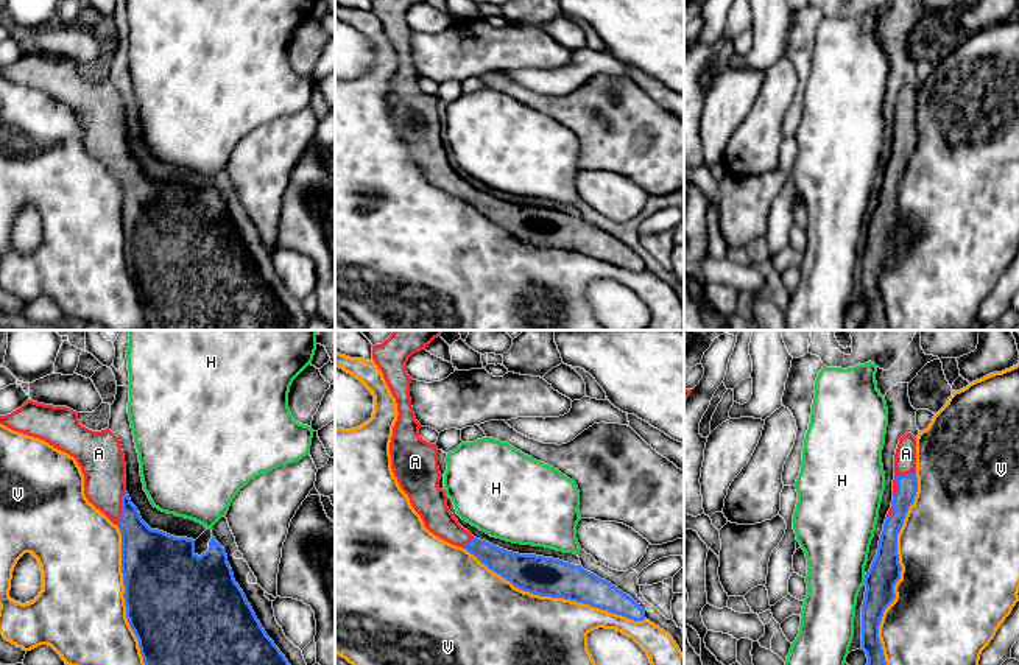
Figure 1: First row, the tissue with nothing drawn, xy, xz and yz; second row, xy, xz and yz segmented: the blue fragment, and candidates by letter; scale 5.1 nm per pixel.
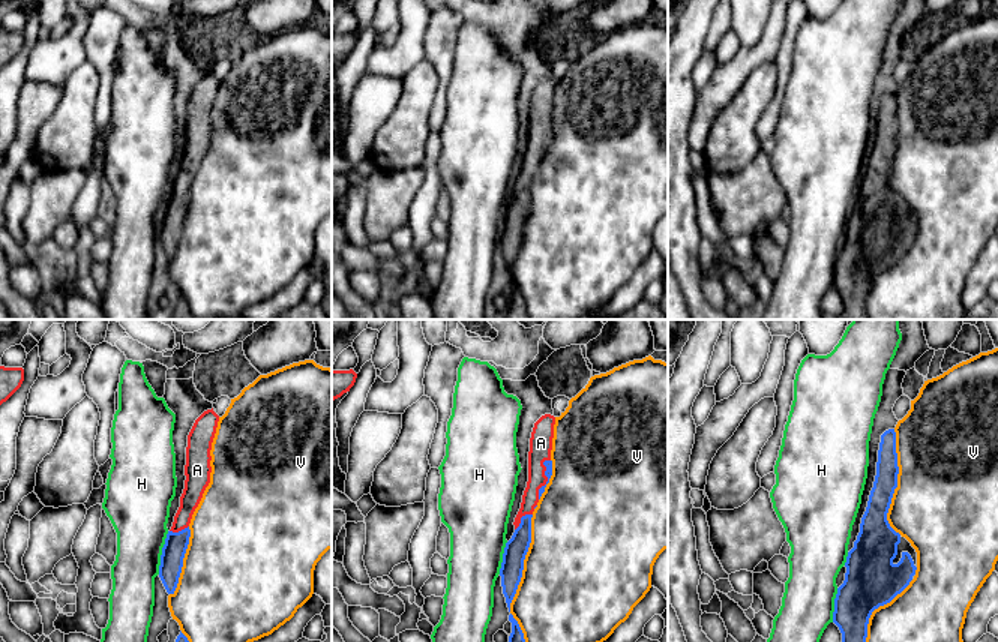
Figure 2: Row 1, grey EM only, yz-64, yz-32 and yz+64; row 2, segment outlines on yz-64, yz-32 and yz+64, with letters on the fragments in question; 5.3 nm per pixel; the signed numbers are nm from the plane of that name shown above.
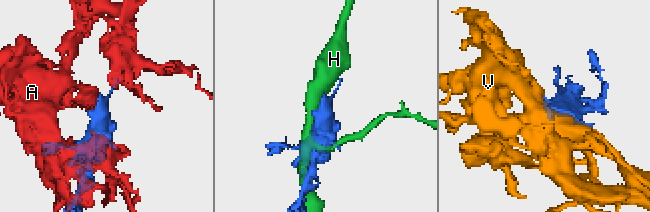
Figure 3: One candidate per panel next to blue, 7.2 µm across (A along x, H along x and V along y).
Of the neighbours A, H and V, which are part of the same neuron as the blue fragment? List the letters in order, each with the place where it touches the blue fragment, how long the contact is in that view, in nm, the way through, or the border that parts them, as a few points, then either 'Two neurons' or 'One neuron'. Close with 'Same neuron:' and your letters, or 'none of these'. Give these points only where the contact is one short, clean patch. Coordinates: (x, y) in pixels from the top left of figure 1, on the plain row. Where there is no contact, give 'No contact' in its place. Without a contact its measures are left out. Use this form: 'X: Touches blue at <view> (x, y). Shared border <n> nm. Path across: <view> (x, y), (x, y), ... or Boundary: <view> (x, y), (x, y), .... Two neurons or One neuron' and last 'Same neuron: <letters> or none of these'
A: Touches blue at yz (896, 130). Shared border 170 nm. One neuron
H: Touches blue at yz (865, 229). Shared border 60 nm. Two neurons
V: Touches blue at yz (899, 228). Shared border 1050 nm. Two neurons
Same neuron: A

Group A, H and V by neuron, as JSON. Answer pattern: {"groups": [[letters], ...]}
{"groups": [["A"], ["H"], ["V"]]}

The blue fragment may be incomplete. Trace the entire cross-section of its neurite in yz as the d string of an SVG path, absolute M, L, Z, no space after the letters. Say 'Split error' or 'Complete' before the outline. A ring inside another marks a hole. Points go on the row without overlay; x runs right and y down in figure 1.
Split error. M905 84L894 106L893 153L880 185L877 206L865 227L865 251L862 257L862 301L868 315L860 330L890 330L879 290L879 277L885 260L894 252L894 237L901 230L902 218L897 206L897 185L908 159L918 143L916 89Z

